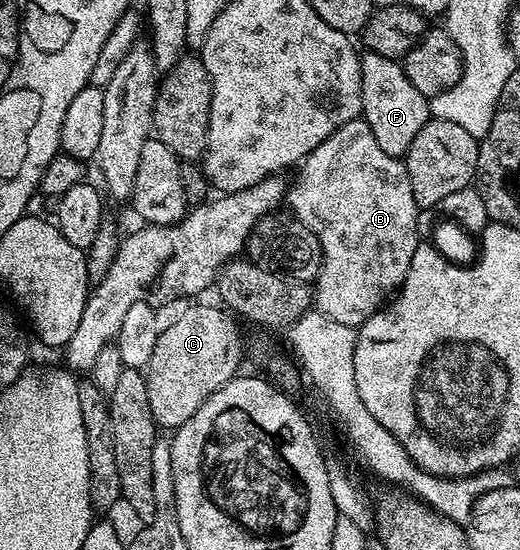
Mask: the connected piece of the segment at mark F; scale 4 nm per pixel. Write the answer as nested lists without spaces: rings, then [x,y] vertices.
[[[364,54],[359,60],[361,65],[361,118],[373,129],[377,145],[390,155],[406,156],[413,137],[431,118],[431,105],[428,96],[417,93],[413,81],[405,77],[402,62],[398,59]]]

